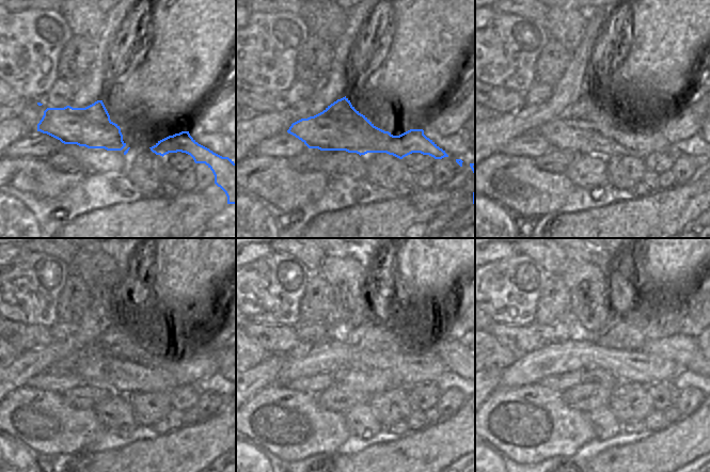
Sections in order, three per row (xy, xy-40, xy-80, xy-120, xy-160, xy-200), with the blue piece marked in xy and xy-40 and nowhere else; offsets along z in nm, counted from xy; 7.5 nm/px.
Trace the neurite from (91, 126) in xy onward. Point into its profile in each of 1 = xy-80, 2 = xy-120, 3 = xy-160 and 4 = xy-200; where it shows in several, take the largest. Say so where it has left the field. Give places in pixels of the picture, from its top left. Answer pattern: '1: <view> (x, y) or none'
1: xy-80 (587, 126)
2: xy-120 (123, 370)
3: xy-160 (373, 381)
4: xy-200 (604, 378)

